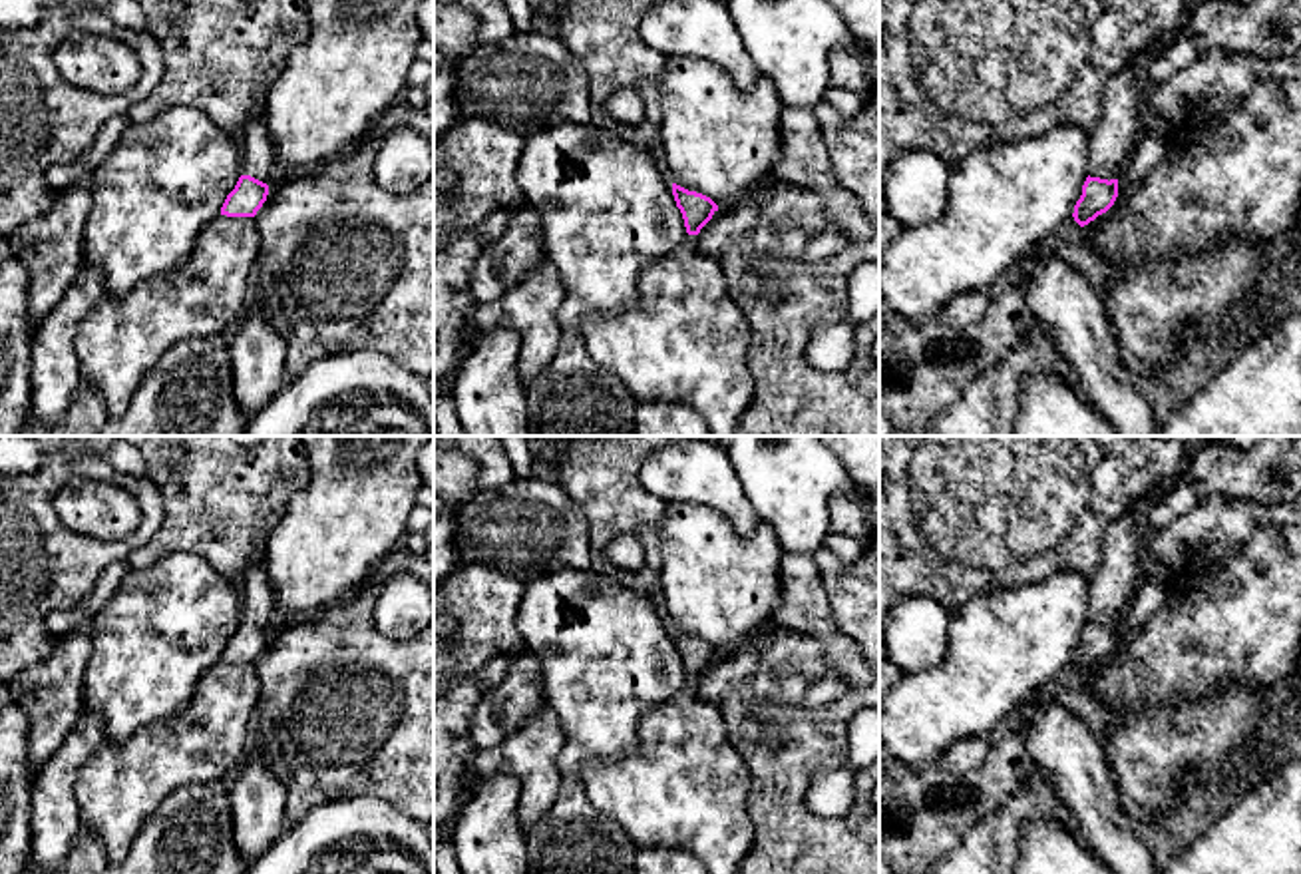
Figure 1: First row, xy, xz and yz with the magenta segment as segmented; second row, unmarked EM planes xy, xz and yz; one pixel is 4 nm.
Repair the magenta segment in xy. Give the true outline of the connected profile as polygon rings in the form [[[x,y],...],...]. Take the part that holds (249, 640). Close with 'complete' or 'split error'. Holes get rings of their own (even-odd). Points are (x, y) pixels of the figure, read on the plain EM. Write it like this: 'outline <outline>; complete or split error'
outline [[[267,542],[261,547],[261,559],[253,563],[241,583],[241,623],[227,641],[221,661],[255,663],[275,629],[275,599],[265,571]]]; split error

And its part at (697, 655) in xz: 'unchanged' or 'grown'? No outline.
unchanged

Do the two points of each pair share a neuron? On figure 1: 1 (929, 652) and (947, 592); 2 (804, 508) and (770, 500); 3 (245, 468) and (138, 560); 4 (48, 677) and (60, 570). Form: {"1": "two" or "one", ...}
{"1": "two", "2": "one", "3": "one", "4": "two"}

